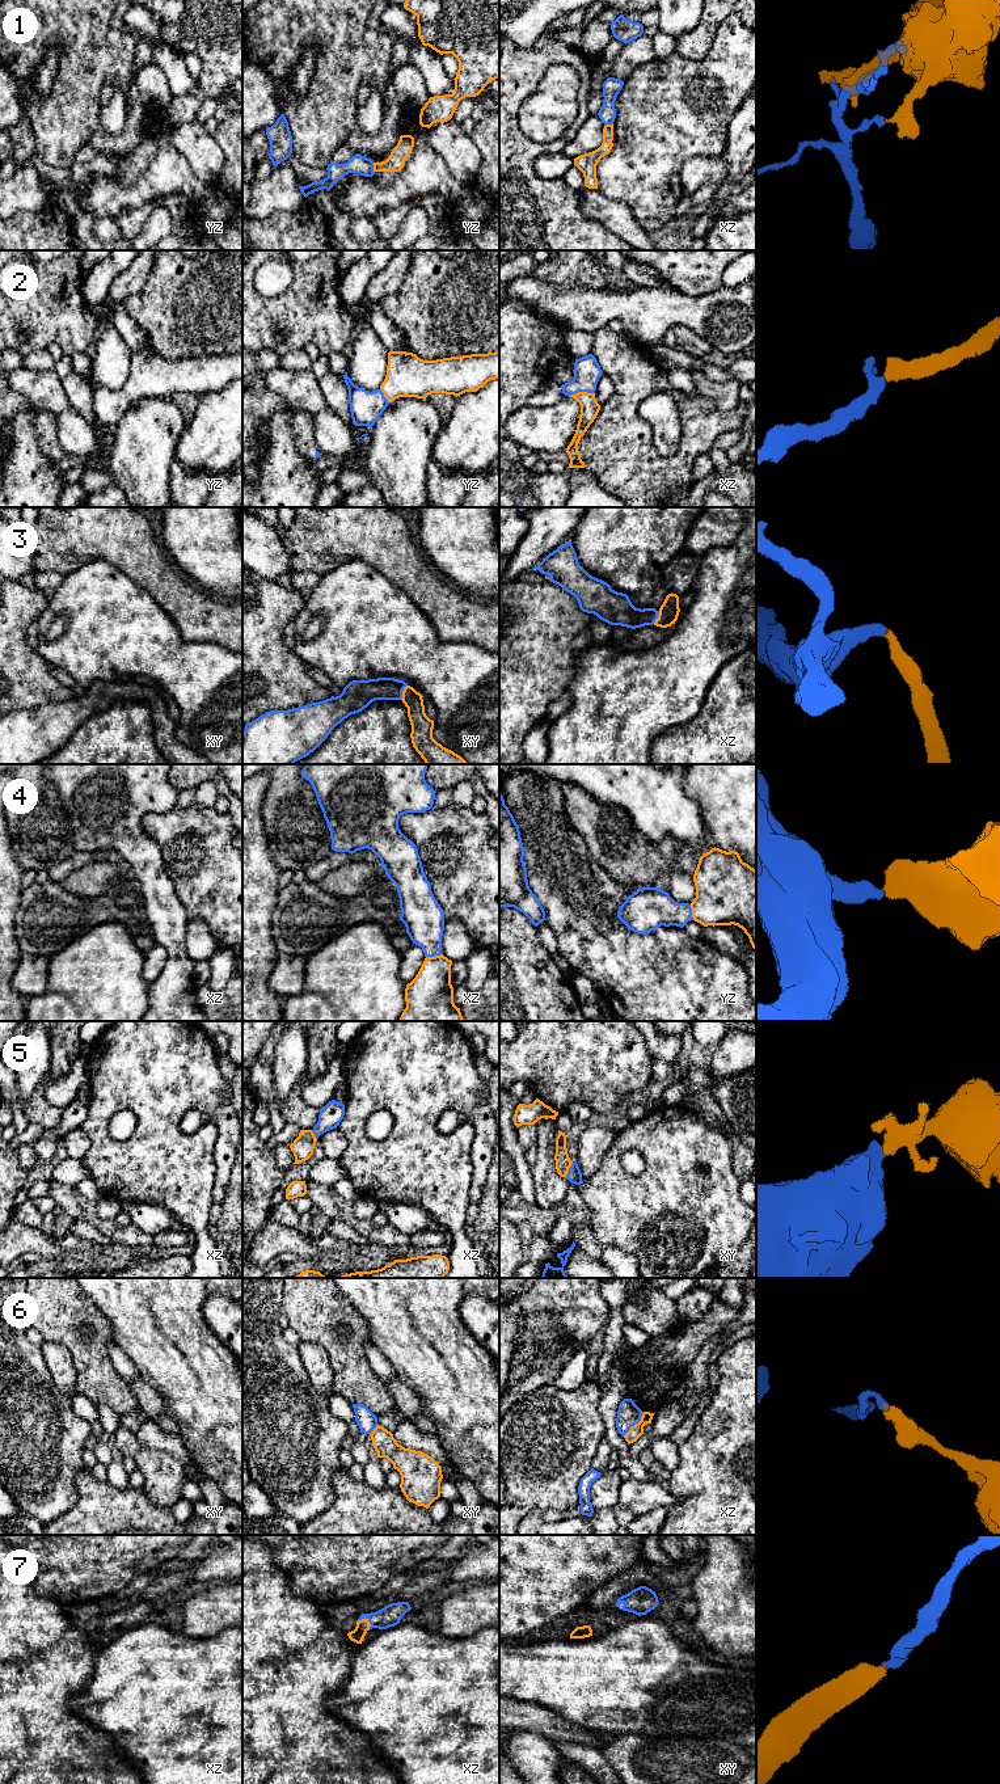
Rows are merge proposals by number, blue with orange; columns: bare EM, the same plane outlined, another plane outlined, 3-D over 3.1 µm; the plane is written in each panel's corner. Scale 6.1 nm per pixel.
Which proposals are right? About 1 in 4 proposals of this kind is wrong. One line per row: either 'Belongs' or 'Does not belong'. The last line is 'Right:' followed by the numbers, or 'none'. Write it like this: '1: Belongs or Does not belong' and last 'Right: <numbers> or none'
1: Does not belong
2: Belongs
3: Belongs
4: Belongs
5: Belongs
6: Does not belong
7: Belongs
Right: 2, 3, 4, 5, 7

